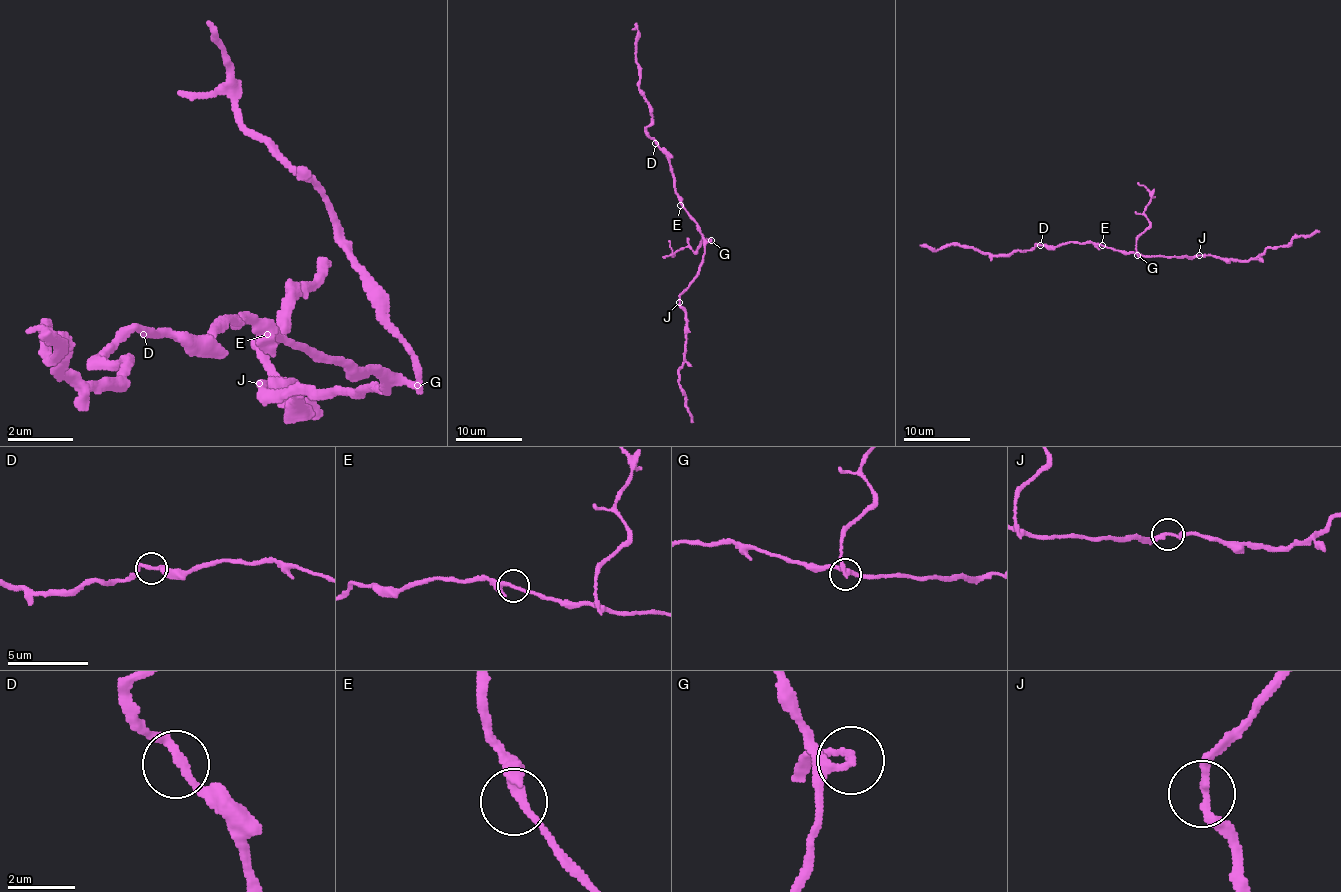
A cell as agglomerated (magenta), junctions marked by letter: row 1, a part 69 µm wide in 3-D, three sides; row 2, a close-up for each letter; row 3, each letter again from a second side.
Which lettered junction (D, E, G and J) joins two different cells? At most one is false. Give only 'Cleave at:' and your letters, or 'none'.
Cleave at: G

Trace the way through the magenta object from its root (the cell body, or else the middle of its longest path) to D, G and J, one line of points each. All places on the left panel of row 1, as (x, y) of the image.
D: (341, 359), (316, 359), (234, 317), (209, 342), (143, 334)
G: (341, 359), (349, 367), (391, 367), (415, 383)
J: (341, 359), (349, 367), (366, 367), (382, 383), (374, 383), (366, 392), (267, 392), (259, 383)

